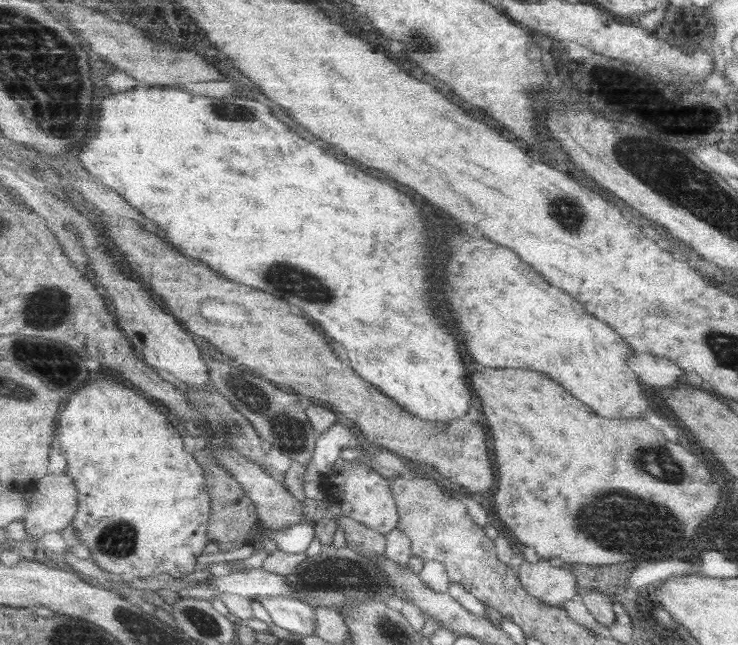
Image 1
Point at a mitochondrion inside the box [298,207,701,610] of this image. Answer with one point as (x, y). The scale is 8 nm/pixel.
(614, 509)

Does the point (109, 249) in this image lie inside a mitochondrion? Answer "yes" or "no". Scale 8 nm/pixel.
no

